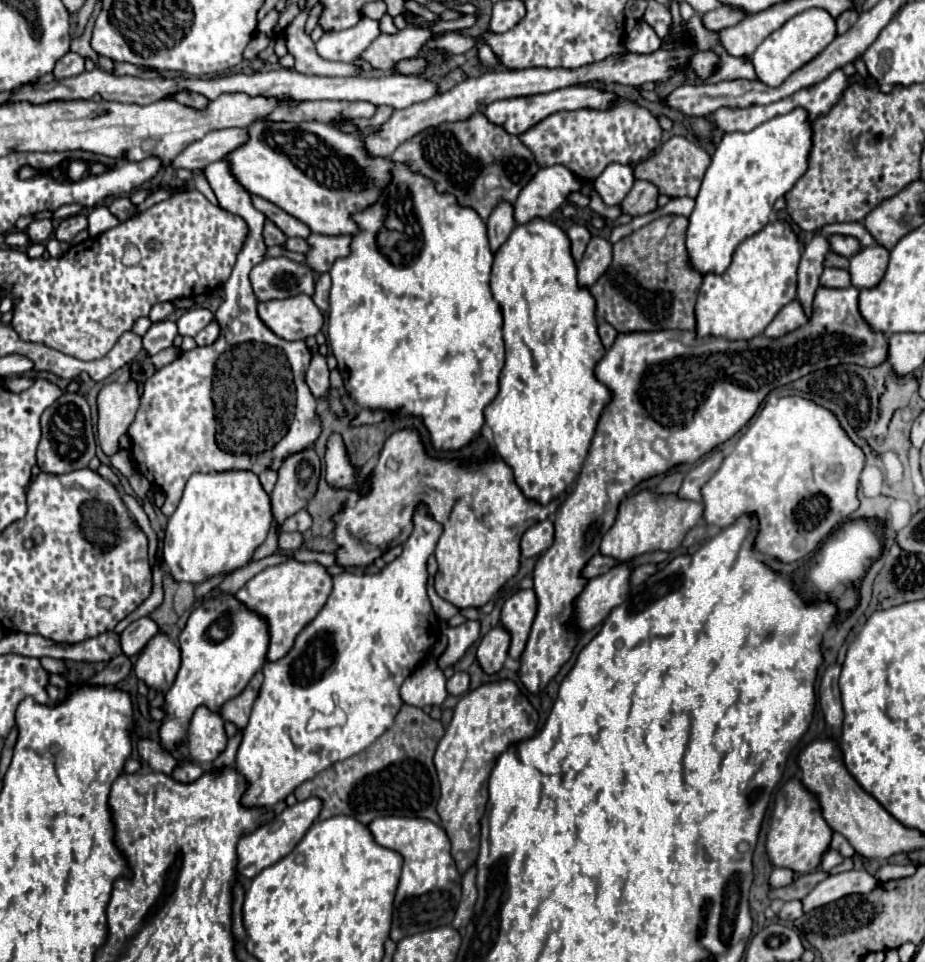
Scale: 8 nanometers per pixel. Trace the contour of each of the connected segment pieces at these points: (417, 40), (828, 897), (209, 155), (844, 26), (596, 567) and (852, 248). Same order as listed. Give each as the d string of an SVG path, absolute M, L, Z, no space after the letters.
M404 28L396 34L380 34L364 52L364 60L368 60L374 68L388 70L394 60L418 56L422 46L432 40L432 36L434 32L428 28Z
M848 870L842 874L828 876L802 900L804 912L810 912L818 906L830 904L850 894L870 894L876 886L878 886L878 880L866 870Z
M226 128L218 132L208 132L202 140L188 144L172 162L172 168L186 170L204 170L208 164L222 160L228 152L246 142L244 128Z
M846 10L846 12L842 12L842 14L836 18L836 22L838 22L838 34L844 34L856 20L858 20L858 12L856 12L856 10Z
M596 554L596 556L592 556L590 562L584 566L584 570L582 570L582 578L592 580L592 578L596 578L596 576L600 576L600 574L606 574L614 564L616 564L614 558Z
M840 234L830 236L830 246L832 246L834 252L838 252L838 254L842 254L846 258L852 258L862 248L858 238L854 238L854 236L840 236Z

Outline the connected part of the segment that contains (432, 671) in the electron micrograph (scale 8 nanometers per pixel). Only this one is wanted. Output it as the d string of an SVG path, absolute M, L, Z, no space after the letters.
M436 658L424 662L412 676L402 684L400 696L410 706L434 706L442 704L448 696L446 692L446 676L438 666Z

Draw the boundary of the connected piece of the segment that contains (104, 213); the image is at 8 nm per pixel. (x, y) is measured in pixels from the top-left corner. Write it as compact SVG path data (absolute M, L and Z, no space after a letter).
M96 206L88 214L88 234L90 234L90 238L94 238L94 236L118 226L118 224L120 224L120 220L116 216L112 216L106 206Z

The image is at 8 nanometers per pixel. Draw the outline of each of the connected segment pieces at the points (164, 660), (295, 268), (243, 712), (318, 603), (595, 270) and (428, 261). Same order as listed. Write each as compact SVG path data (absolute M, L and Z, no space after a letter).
M156 634L146 648L140 652L134 672L138 680L142 680L148 688L158 692L168 692L180 668L180 650L166 636Z
M286 256L264 258L252 268L250 282L260 302L274 298L290 298L298 294L314 294L312 270Z
M256 672L254 678L248 682L248 686L234 698L230 698L222 708L220 708L220 716L224 720L230 720L238 726L238 730L242 730L246 724L248 724L248 718L250 718L250 712L252 712L252 704L254 704L254 698L258 696L258 690L262 686L262 672Z
M288 558L282 564L264 568L254 578L250 578L244 584L244 588L236 592L236 598L268 620L270 626L268 660L280 660L292 648L298 632L306 624L310 624L310 620L314 620L314 616L322 610L330 592L332 592L332 576L322 564L298 562L294 558Z
M600 236L592 238L584 252L584 258L578 262L578 284L580 286L594 284L594 280L598 280L598 276L602 276L602 272L606 272L606 268L610 266L610 260L612 260L610 240L604 240Z
M394 162L392 180L388 188L380 194L376 204L368 206L362 212L352 214L352 220L358 224L358 232L352 236L350 256L338 258L332 268L332 290L330 290L330 316L328 316L328 340L332 346L332 354L338 360L340 370L348 368L348 378L344 382L350 396L368 408L400 408L402 412L422 416L426 428L430 430L430 438L434 448L438 450L460 450L468 442L472 442L480 428L484 426L484 408L498 394L498 374L502 370L504 360L504 340L502 340L502 312L498 302L490 290L490 268L492 268L492 250L488 246L486 224L478 216L476 210L468 206L460 206L454 194L438 192L434 182L420 172L414 172L404 162Z

